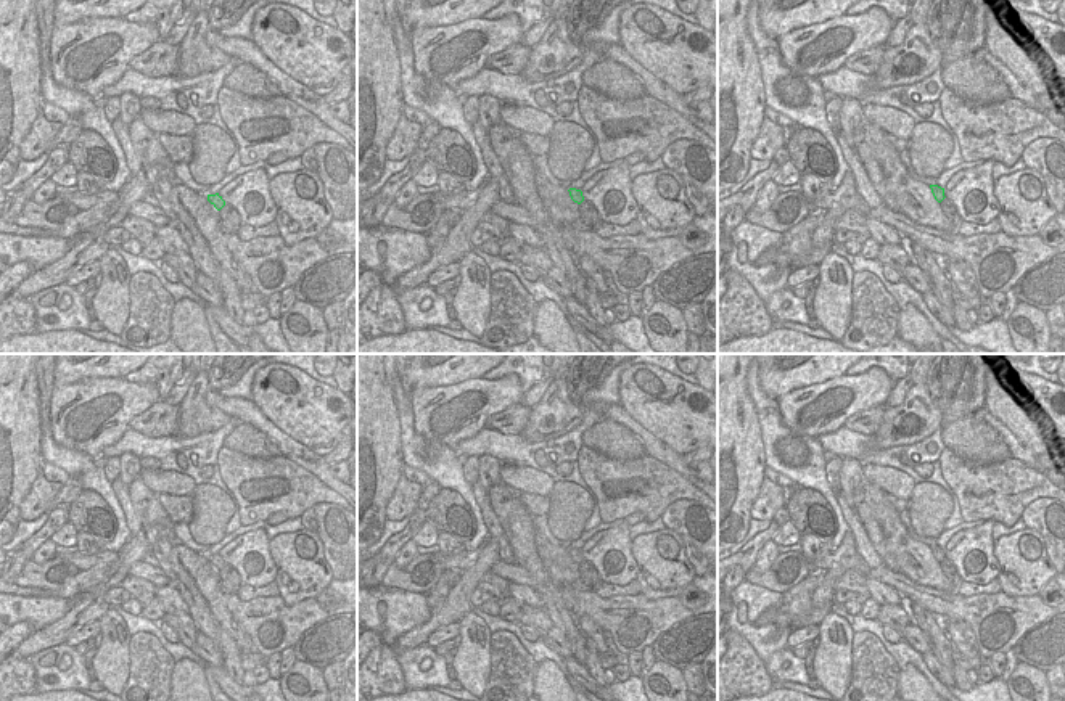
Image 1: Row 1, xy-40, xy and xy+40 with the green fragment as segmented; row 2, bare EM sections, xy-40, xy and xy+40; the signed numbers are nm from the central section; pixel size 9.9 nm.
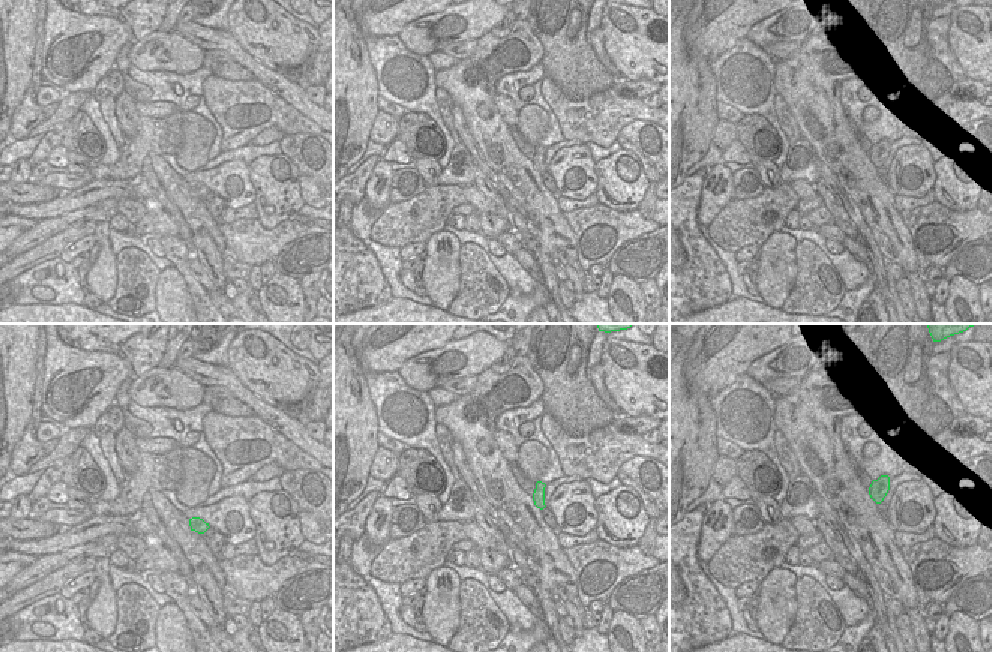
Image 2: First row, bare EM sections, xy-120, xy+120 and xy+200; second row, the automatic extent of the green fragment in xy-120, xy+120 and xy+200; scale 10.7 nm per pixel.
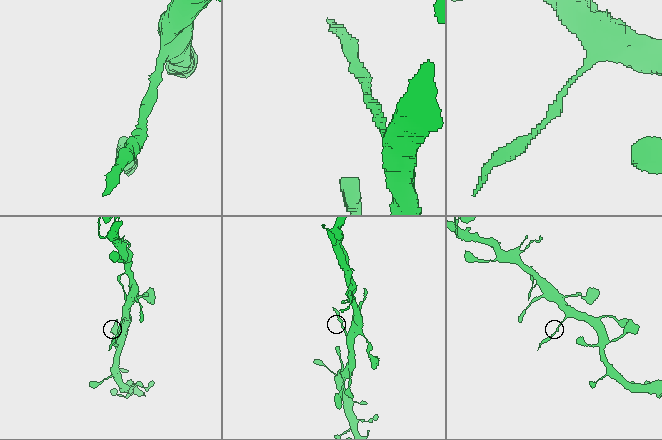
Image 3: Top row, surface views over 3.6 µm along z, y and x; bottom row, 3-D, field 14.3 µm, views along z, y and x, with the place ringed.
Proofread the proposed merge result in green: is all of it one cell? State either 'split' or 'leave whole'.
split

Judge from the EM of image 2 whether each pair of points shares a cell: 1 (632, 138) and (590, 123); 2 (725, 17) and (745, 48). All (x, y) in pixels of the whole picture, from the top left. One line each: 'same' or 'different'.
1: different
2: different

